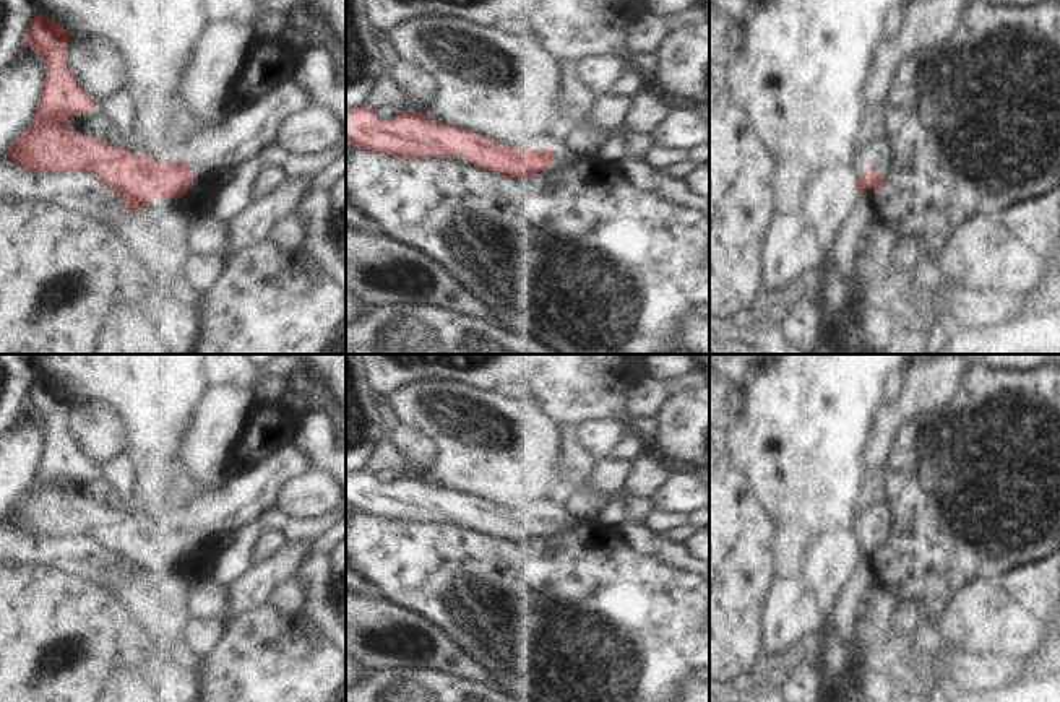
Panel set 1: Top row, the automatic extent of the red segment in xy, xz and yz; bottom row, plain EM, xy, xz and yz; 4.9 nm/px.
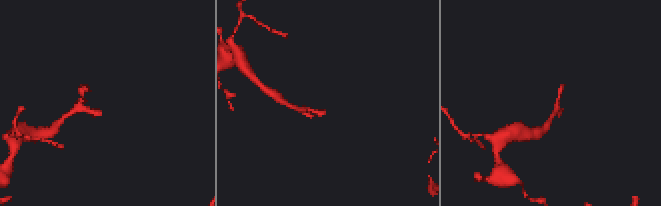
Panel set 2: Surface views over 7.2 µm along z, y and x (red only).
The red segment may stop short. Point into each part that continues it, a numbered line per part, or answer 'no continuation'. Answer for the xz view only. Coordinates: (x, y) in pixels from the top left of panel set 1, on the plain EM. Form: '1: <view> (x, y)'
1: xz (567, 524)

